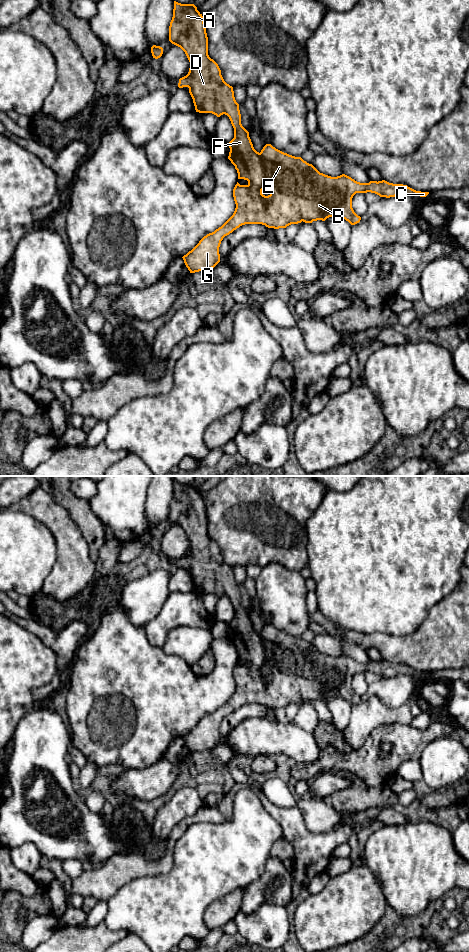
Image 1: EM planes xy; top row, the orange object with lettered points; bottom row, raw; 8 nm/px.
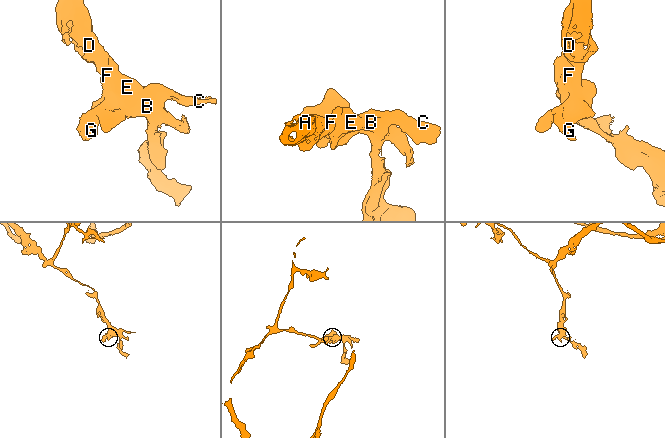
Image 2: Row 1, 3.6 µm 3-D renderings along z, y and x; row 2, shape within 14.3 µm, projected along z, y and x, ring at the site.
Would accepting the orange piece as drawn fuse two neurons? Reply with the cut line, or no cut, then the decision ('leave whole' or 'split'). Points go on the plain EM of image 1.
cut none; leave whole

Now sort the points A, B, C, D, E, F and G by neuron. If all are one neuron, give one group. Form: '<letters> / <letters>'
A B C D E F G

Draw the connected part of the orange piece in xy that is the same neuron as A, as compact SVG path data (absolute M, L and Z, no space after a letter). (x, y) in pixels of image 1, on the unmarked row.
M174 481L169 521L180 527L190 542L189 552L179 559L178 567L189 568L196 592L212 593L217 597L225 594L229 597L234 608L234 618L229 622L228 639L235 646L238 659L248 661L247 665L240 665L237 662L233 669L236 684L233 695L221 707L204 716L182 737L190 753L214 748L220 742L219 727L223 718L245 704L262 704L268 708L279 709L302 701L312 703L317 700L325 701L329 697L341 697L351 705L355 705L361 700L352 688L352 678L356 673L371 672L386 678L400 674L426 677L429 674L385 660L360 663L345 654L331 657L320 653L301 637L284 633L271 624L266 624L260 633L257 632L249 612L241 604L239 584L235 580L233 567L224 561L218 544L208 535L208 517L204 499L194 484L181 484Z

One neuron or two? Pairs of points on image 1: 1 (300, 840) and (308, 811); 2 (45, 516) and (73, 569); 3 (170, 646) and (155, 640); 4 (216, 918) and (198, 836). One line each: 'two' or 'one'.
1: two
2: one
3: two
4: two

